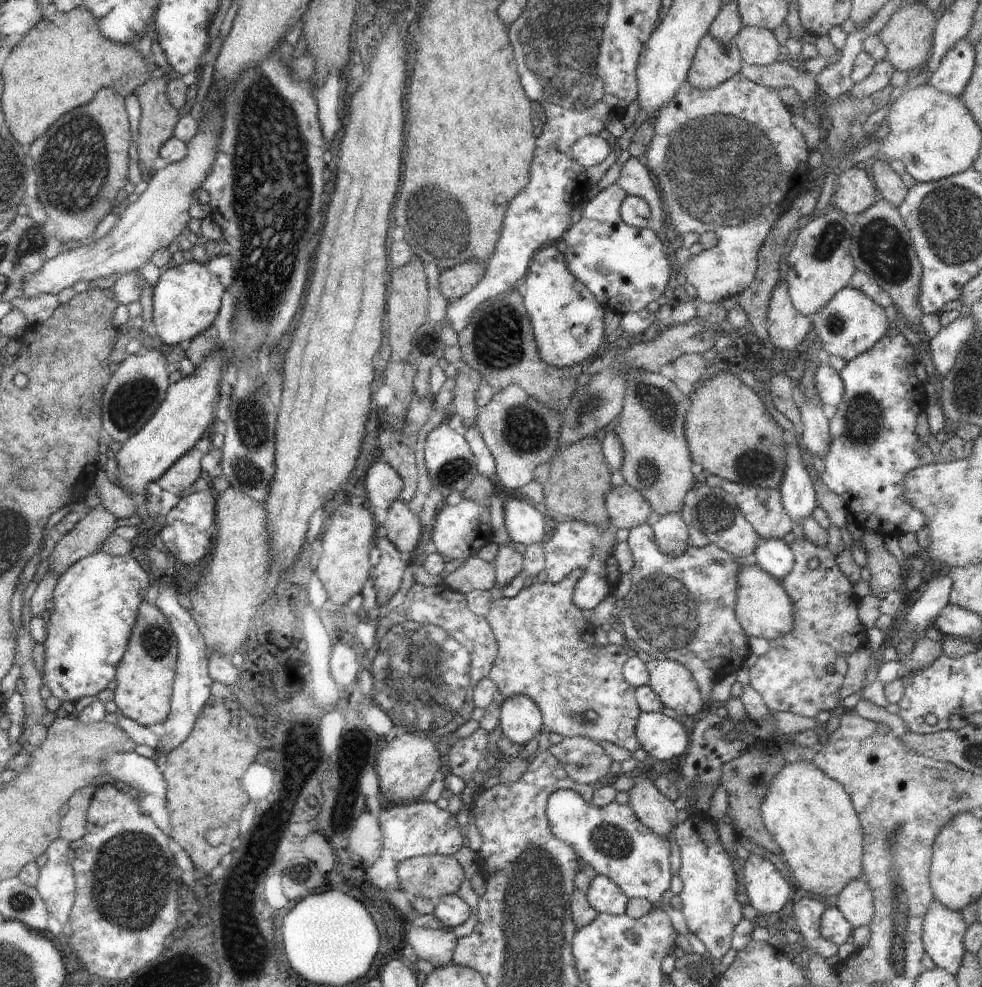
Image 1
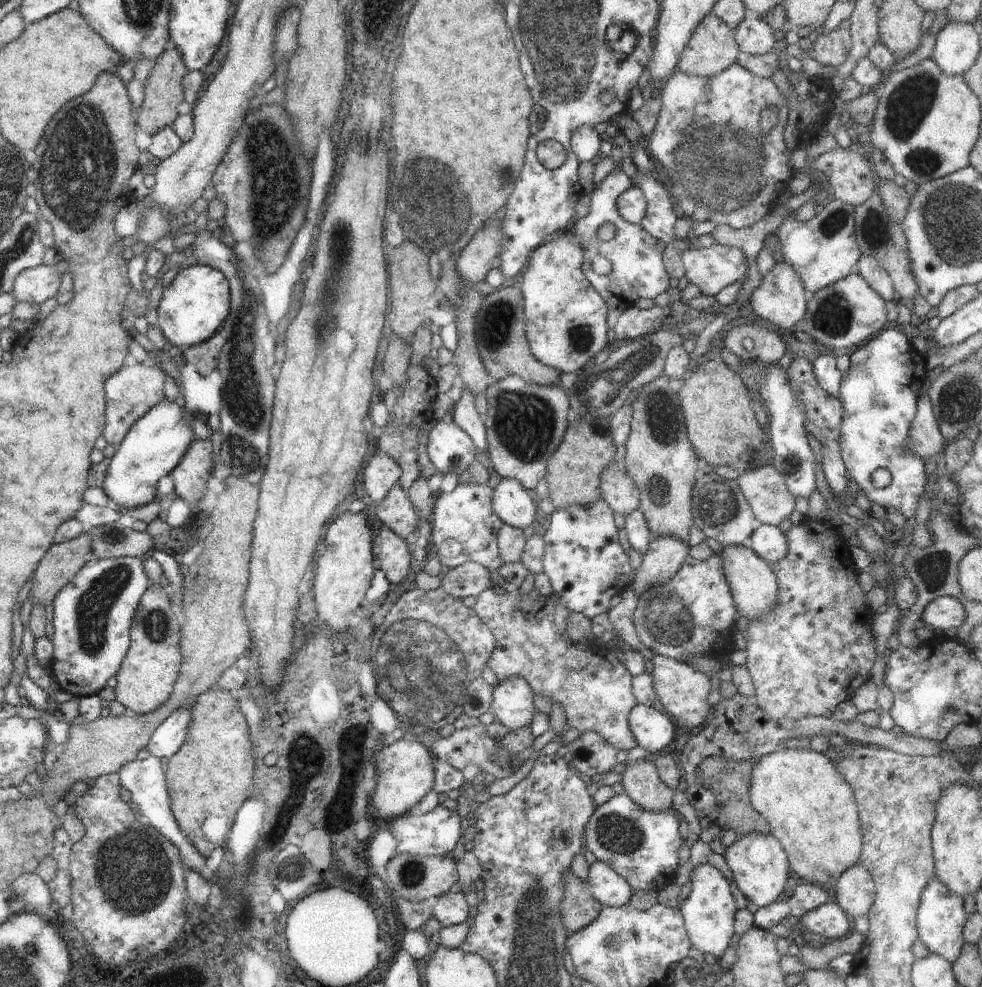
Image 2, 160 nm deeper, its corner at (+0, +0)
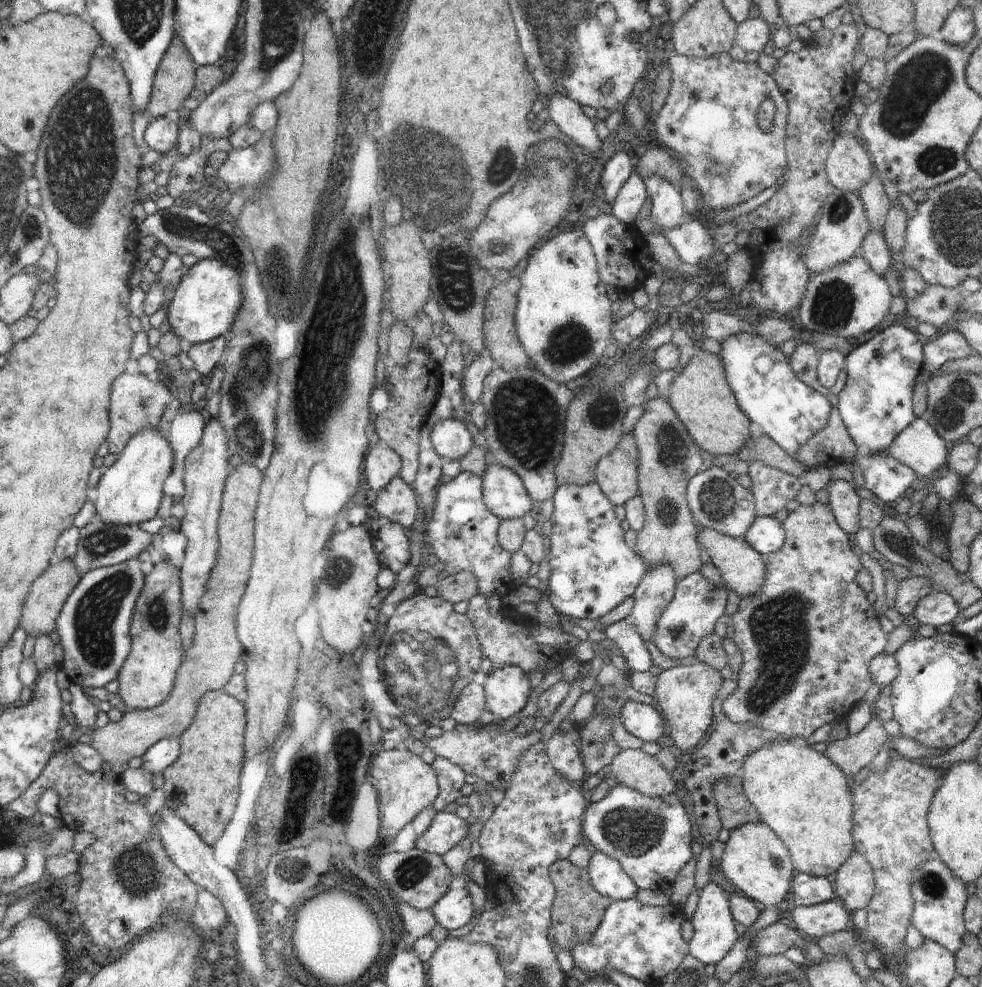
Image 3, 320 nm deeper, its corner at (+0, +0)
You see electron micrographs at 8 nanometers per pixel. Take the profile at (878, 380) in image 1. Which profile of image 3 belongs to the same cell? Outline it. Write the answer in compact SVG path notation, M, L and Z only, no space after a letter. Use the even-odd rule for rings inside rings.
M901 320L877 333L845 356L847 380L839 398L839 415L857 446L854 461L860 464L863 485L877 498L892 507L913 492L917 474L888 454L894 439L915 416L912 413L912 390L916 376L923 370L924 342L912 324Z

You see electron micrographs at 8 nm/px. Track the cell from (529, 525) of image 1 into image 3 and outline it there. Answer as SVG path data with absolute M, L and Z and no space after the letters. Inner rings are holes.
M498 462L487 465L481 476L484 504L501 519L522 518L533 501L523 487L522 479Z

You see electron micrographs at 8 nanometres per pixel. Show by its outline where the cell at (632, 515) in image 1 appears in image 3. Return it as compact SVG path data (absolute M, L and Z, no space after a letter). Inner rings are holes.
M632 433L623 434L618 446L603 456L595 468L595 480L606 498L616 506L639 494L639 450Z

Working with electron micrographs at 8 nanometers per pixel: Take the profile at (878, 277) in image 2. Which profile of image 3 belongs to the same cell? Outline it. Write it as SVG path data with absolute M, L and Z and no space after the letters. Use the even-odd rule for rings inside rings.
M870 229L862 241L861 254L864 260L872 267L872 270L883 278L888 270L897 270L891 260L891 254L884 237L880 231Z

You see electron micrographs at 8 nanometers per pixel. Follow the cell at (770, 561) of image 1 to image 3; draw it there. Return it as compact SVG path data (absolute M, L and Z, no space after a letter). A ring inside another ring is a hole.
M758 515L748 527L745 539L761 555L769 555L783 547L785 532L776 517Z

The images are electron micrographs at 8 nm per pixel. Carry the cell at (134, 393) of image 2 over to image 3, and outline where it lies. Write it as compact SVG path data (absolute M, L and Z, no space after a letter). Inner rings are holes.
M122 373L113 383L110 397L110 428L106 437L108 450L116 456L124 450L131 437L146 429L156 429L160 424L165 408L174 396L162 381L151 381L146 375Z

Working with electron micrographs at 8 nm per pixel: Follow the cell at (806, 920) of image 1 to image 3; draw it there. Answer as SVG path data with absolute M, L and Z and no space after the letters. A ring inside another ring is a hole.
M796 872L791 880L791 906L817 905L829 900L836 900L831 879Z

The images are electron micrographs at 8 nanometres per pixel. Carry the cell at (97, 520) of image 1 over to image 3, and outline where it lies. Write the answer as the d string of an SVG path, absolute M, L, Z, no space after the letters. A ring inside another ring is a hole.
M62 560L58 564L50 564L32 582L28 599L22 608L21 624L24 626L25 634L30 636L40 636L40 634L48 634L54 632L56 616L60 614L60 608L64 606L66 598L72 594L72 590L80 583L82 575L78 572L74 560Z

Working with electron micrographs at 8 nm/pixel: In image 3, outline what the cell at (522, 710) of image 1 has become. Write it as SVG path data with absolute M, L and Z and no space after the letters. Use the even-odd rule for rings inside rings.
M516 665L493 668L484 687L487 710L502 720L508 720L522 709L529 709L526 702L532 686L528 674Z

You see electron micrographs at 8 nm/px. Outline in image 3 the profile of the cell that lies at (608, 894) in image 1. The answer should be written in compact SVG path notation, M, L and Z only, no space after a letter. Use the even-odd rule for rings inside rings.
M596 851L590 857L586 868L593 887L611 900L635 898L638 887L624 872L620 863L603 852Z

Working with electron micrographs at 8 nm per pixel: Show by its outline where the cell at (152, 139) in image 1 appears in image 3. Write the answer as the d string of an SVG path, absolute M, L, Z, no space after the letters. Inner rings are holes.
M175 34L153 78L150 100L145 108L149 118L175 115L177 107L191 95L196 66L187 46Z

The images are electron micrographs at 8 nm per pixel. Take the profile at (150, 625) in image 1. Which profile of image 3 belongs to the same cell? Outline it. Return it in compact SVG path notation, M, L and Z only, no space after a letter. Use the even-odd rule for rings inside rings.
M160 562L145 576L144 588L138 596L130 626L131 650L118 672L118 695L128 710L155 708L172 692L176 674L183 660L184 648L180 636L181 609L180 572L170 562Z

